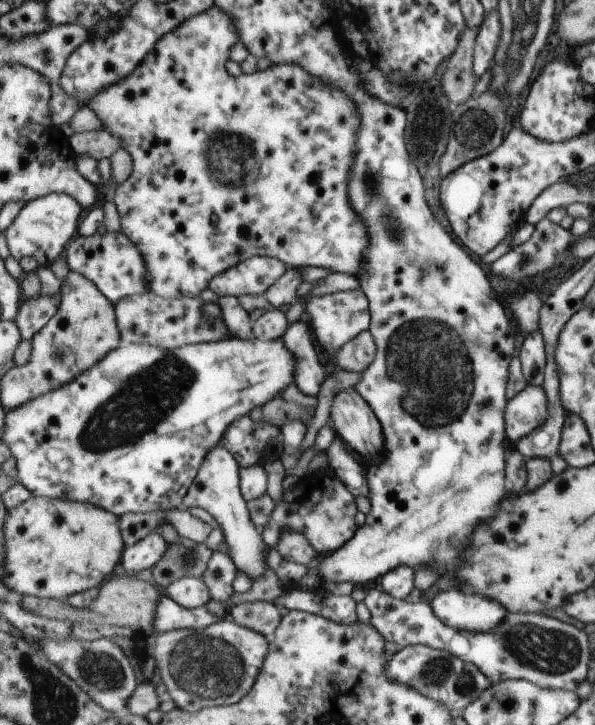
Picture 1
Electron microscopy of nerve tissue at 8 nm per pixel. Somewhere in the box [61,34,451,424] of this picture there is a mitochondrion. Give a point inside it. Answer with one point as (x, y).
(234, 160)

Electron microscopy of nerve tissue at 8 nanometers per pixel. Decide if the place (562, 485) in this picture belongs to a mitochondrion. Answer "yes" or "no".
no

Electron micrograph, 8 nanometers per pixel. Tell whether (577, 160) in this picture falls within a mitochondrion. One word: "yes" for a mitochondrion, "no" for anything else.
no

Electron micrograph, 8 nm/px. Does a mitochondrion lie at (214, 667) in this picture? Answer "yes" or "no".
yes

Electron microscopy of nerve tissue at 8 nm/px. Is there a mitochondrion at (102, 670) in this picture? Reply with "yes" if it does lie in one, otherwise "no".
yes

